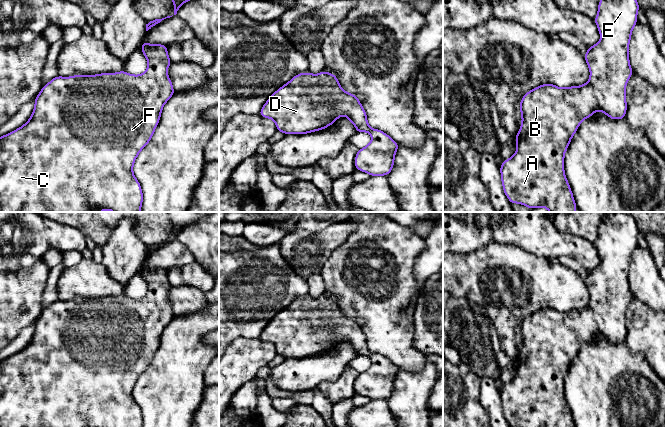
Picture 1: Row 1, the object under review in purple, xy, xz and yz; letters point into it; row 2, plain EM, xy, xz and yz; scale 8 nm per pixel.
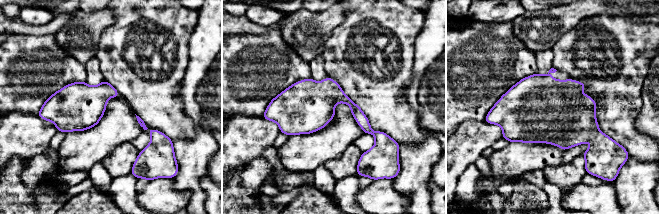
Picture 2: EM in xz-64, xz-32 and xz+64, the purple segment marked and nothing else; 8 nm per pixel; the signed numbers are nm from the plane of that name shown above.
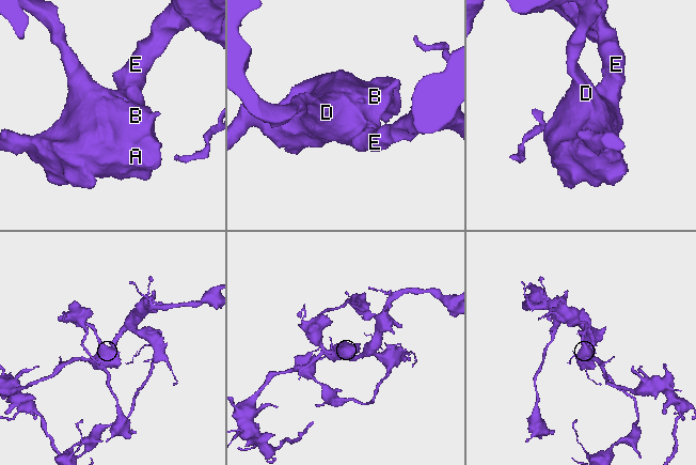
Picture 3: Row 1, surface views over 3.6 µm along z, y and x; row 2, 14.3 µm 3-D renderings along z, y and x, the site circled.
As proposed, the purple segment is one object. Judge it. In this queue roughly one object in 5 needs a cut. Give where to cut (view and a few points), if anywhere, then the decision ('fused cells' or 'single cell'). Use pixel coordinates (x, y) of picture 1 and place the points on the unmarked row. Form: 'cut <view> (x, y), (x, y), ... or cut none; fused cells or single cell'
cut none; single cell

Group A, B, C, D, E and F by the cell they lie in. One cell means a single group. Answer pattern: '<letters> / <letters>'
A B C D E F

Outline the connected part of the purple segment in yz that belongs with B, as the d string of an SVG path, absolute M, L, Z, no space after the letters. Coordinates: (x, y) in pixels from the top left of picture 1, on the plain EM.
M606 212L602 216L598 237L594 243L601 263L584 278L590 293L588 306L567 312L550 307L542 308L522 321L519 328L522 348L515 360L517 373L515 378L510 383L503 384L500 390L503 415L510 427L575 427L564 396L565 376L581 346L592 340L595 335L599 334L613 344L625 342L627 334L625 313L629 302L633 299L629 286L629 266L632 254L637 248L639 232L636 221L627 212Z

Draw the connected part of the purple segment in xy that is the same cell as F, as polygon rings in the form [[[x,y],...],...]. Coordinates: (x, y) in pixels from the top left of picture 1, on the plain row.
[[[142,265],[141,273],[148,285],[148,291],[140,299],[132,299],[123,294],[97,299],[56,300],[43,310],[35,322],[30,343],[20,352],[0,361],[0,427],[143,427],[141,409],[133,398],[133,388],[140,375],[151,364],[159,347],[162,332],[175,316],[167,298],[167,293],[172,287],[167,270]]]

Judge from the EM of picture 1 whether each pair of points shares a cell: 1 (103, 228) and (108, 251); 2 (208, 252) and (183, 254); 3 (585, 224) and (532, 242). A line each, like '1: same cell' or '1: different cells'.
1: different cells
2: different cells
3: different cells

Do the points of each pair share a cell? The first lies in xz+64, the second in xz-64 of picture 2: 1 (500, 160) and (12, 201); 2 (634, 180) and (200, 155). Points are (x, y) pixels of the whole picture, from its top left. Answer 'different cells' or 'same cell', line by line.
1: different cells
2: same cell

